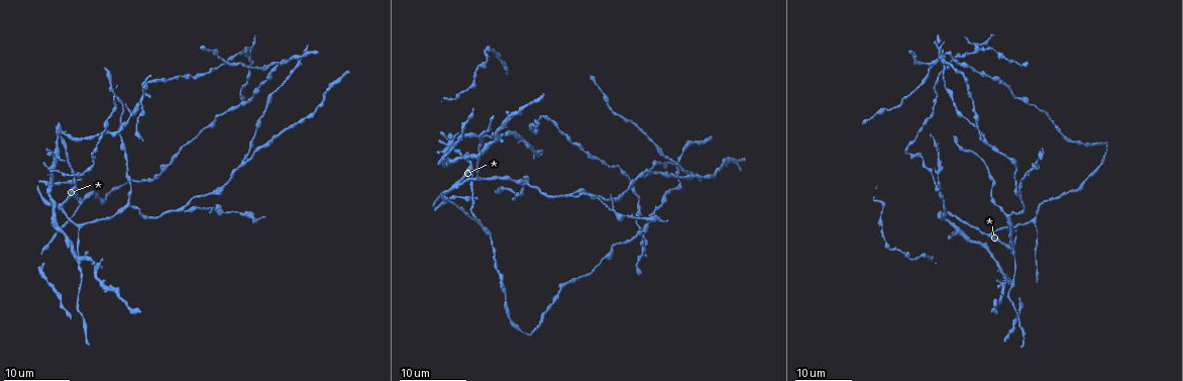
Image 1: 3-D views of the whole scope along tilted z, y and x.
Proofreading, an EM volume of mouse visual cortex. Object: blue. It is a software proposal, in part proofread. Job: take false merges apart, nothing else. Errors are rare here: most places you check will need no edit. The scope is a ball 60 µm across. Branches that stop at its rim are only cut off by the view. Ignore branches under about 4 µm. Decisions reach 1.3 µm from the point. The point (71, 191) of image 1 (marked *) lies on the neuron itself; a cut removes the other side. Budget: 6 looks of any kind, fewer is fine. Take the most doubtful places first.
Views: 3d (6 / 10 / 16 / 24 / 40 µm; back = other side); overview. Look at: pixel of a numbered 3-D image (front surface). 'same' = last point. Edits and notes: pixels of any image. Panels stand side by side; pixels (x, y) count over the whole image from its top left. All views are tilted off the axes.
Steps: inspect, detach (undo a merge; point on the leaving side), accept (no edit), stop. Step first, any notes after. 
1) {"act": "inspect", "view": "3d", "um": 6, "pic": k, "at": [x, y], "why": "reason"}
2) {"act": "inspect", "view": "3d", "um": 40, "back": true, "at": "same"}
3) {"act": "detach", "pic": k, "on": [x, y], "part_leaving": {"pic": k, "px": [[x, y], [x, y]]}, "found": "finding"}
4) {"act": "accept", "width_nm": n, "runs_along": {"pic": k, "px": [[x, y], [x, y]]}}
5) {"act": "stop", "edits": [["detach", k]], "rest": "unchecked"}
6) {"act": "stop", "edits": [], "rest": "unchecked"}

{"act": "inspect", "view": "3d", "um": 16, "pic": 1, "at": [184, 209], "why": "four or more arms meet"}

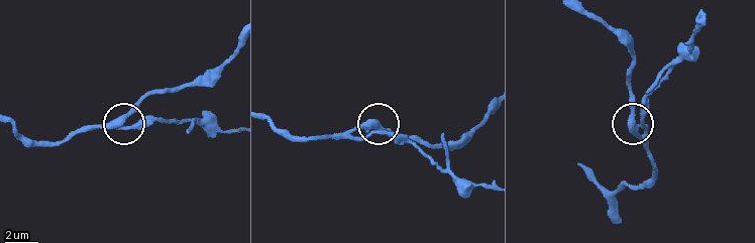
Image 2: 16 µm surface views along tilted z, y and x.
{"act": "inspect", "view": "3d", "um": 10, "pic": 2, "at": [379, 127]}

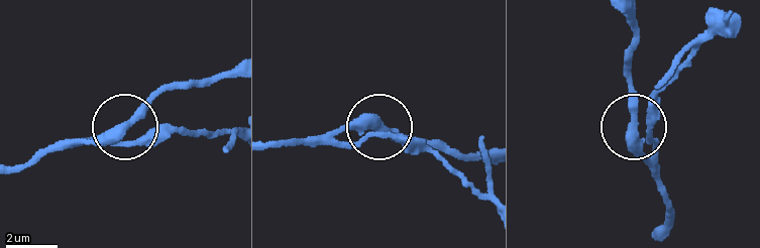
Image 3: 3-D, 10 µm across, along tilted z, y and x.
{"act": "inspect", "view": "3d", "um": 6, "pic": 3, "at": [380, 126]}

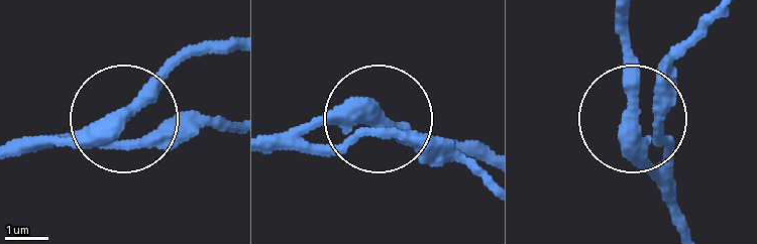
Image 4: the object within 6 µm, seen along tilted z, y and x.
{"act": "accept", "arms": 5, "runs_along": {"pic": 4, "px": [[267, 136], [408, 126], [482, 172]]}, "found": "all the same neuron"}

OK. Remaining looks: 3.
{"act": "inspect", "view": "3d", "um": 24, "pic": 1, "at": [522, 137]}

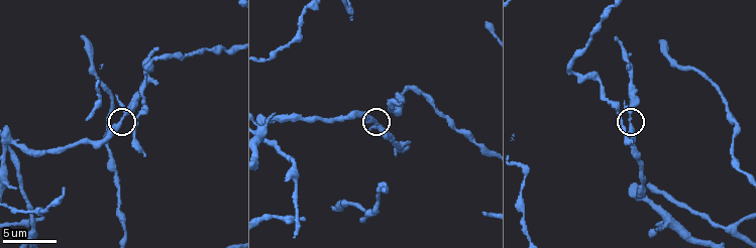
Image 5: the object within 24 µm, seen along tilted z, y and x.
{"act": "inspect", "view": "3d", "um": 6, "pic": 5, "at": [377, 121]}

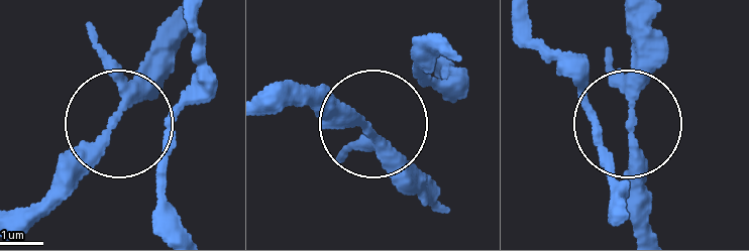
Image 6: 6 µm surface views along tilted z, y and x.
{"act": "accept", "arms": 3, "found": "one neuron here"}

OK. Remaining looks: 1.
{"act": "stop", "edits": [], "rest": "unchecked"}

